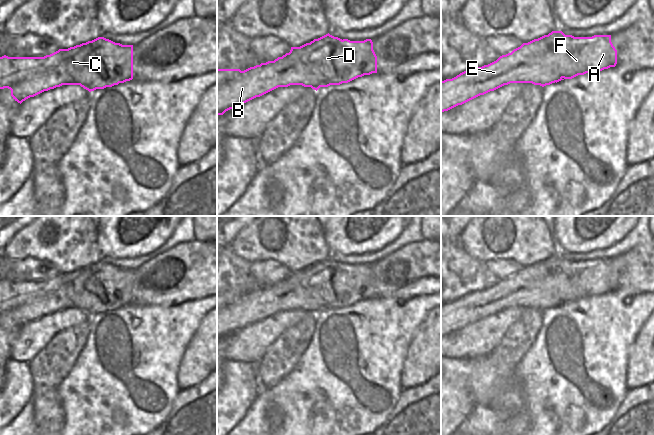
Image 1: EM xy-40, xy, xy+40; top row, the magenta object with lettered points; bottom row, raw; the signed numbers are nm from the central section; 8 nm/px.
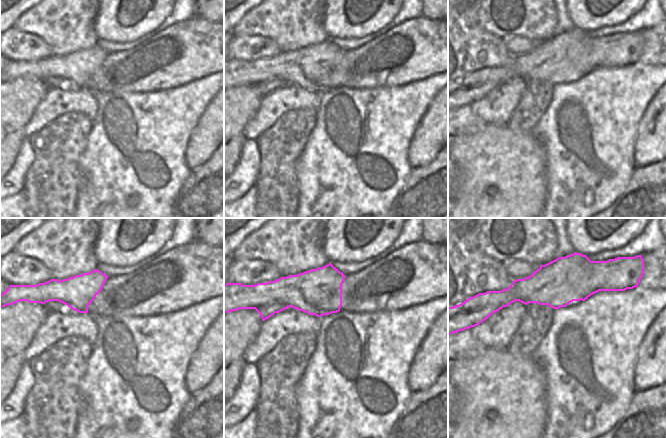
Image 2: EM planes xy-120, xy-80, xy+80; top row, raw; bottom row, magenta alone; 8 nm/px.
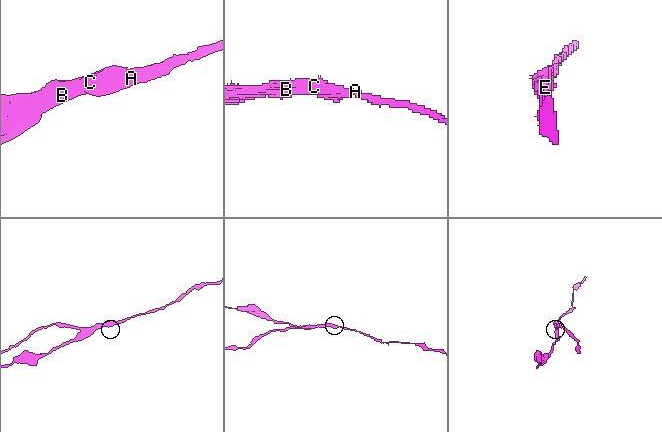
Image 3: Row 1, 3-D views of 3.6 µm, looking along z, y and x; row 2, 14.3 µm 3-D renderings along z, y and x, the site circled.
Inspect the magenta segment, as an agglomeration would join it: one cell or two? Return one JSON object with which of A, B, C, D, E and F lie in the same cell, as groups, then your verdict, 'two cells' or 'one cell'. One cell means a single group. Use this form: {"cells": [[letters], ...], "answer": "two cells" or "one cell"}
{"cells": [["A", "C", "F"], ["B", "D", "E"]], "answer": "two cells"}

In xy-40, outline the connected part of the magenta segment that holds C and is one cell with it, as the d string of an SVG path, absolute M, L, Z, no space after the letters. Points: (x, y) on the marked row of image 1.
M98 37L44 57L0 57L0 89L20 83L22 67L38 69L40 73L50 67L62 67L73 78L73 85L80 85L89 92L104 89L110 75L103 76L97 70L97 60L90 58L96 45L115 48L113 54L119 62L119 83L133 79L133 45L110 43L109 39Z

